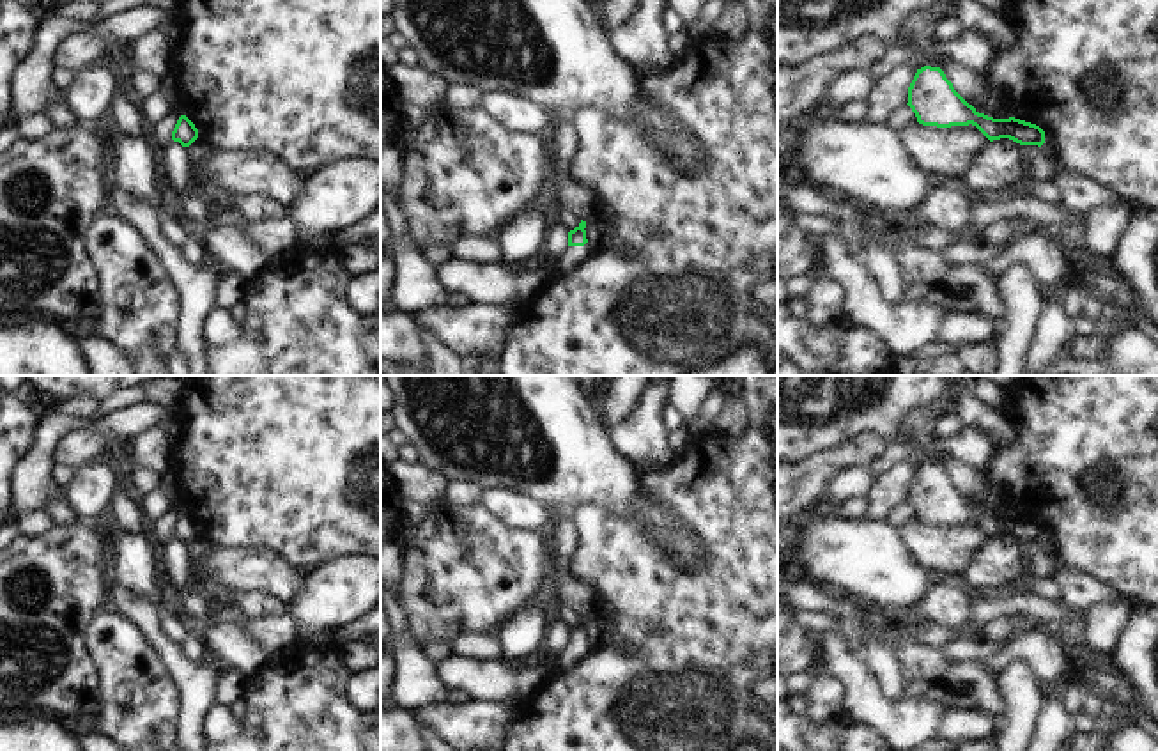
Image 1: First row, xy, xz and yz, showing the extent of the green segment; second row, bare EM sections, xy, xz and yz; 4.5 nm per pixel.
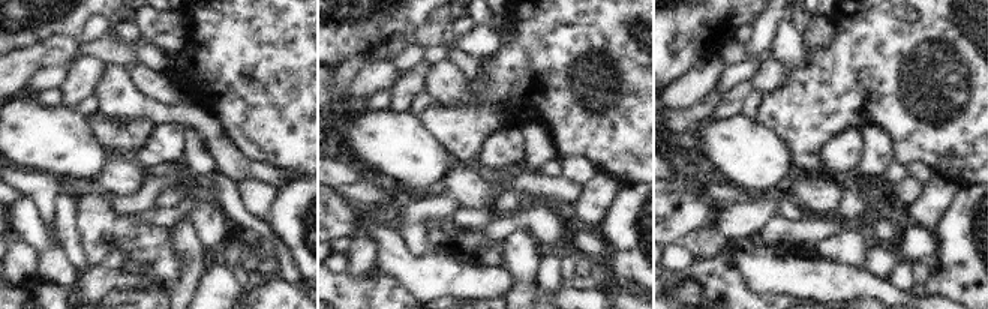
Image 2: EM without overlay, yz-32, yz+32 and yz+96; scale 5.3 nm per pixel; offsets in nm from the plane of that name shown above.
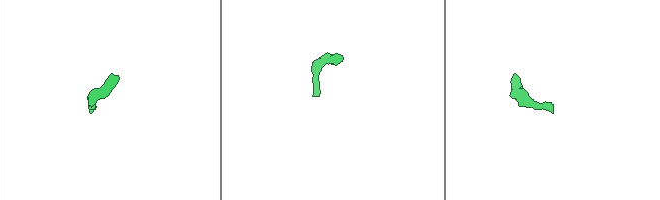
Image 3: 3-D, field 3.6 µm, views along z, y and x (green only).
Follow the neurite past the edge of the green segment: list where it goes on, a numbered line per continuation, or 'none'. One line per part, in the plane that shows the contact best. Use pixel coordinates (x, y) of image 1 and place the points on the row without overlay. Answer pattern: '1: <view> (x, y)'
1: xz (572, 652)

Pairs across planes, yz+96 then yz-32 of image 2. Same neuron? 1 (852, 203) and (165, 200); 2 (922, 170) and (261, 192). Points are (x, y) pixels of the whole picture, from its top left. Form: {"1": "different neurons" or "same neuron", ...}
{"1": "same neuron", "2": "different neurons"}

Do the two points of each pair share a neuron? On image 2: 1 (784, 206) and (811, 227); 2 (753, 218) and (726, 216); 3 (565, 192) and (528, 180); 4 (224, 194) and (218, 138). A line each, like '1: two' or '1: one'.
1: two
2: one
3: one
4: two

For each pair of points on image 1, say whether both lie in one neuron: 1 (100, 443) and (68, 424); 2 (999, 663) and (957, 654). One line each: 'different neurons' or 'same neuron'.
1: different neurons
2: different neurons

